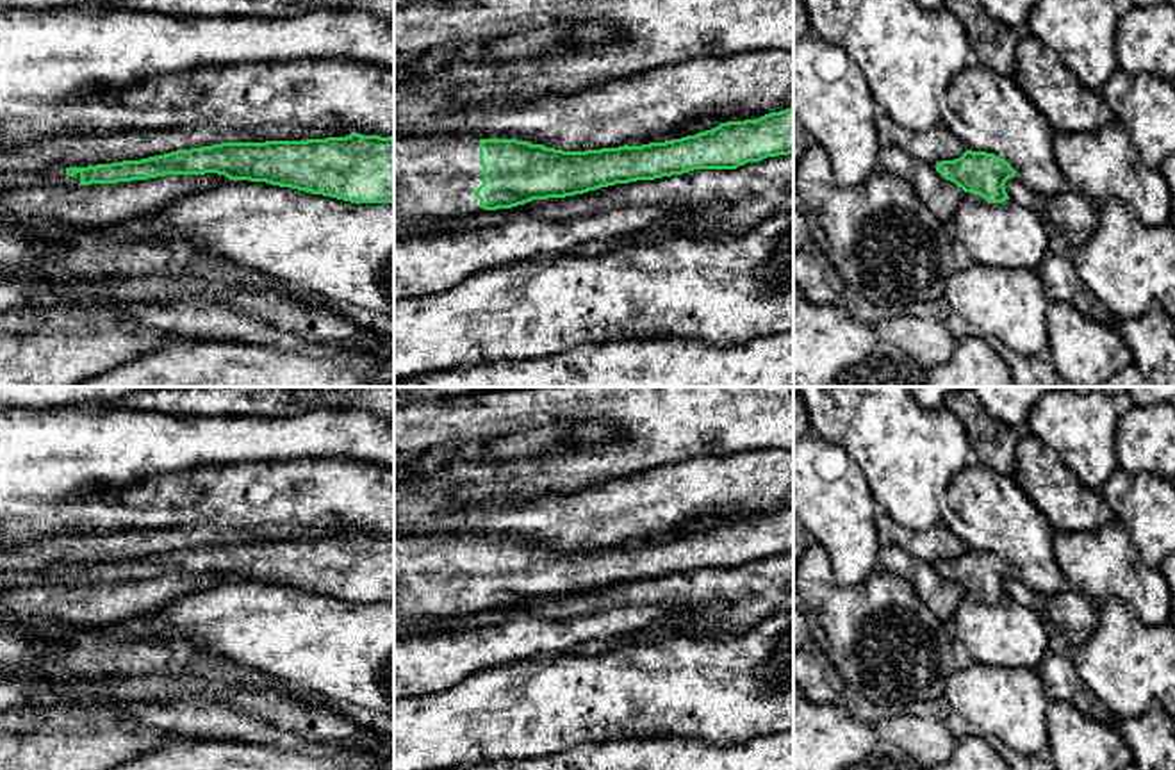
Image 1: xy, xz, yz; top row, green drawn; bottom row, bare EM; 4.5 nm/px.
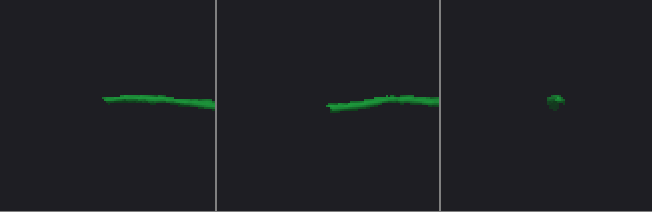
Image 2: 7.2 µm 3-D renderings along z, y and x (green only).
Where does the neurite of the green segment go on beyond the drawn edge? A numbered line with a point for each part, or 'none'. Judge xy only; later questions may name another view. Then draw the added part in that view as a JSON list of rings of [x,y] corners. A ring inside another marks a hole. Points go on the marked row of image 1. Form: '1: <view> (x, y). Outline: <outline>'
1: xy (50, 175). Outline: [[[46,168],[39,173],[4,173],[0,175],[0,191],[32,185],[80,185],[80,173],[66,175],[66,168]]]

